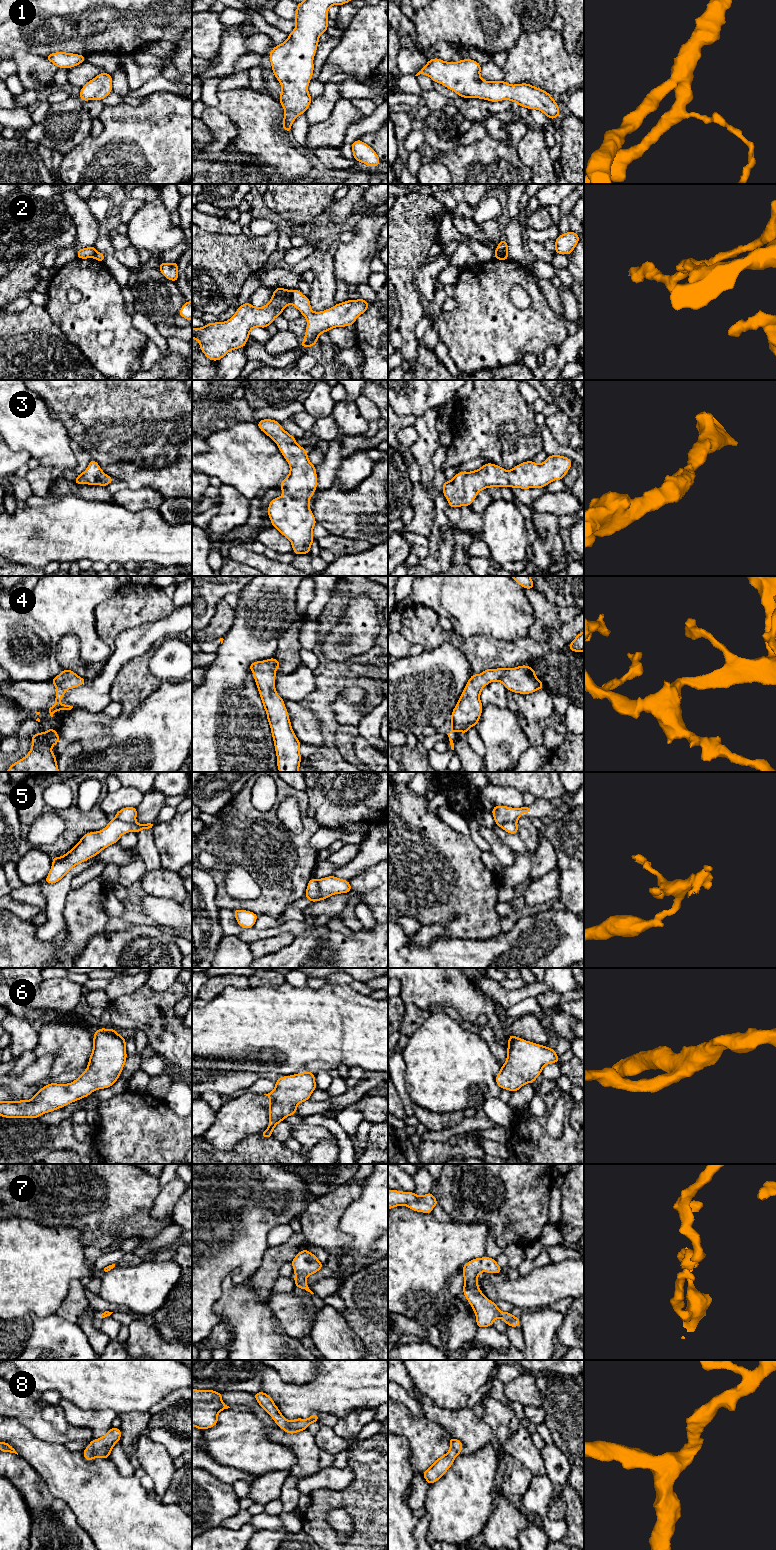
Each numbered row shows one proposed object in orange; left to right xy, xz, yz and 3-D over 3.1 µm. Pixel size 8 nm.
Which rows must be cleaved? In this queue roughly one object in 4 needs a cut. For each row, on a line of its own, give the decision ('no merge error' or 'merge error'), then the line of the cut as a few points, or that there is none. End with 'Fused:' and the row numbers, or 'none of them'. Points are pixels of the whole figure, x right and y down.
1: no merge error | no cut
2: merge error | xz (290, 290), (291, 303)
3: no merge error | no cut
4: no merge error | no cut
5: merge error | xz (317, 880), (321, 897), (311, 902)
6: no merge error | no cut
7: no merge error | no cut
8: no merge error | no cut
Fused: 2, 5

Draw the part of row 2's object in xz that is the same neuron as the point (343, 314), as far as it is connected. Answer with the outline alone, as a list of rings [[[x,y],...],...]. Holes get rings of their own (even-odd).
[[[291,290],[291,304],[298,309],[307,320],[307,327],[301,348],[313,347],[318,343],[318,336],[332,328],[354,325],[356,319],[369,307],[362,298],[347,300],[321,312],[311,310],[309,297],[299,290]]]

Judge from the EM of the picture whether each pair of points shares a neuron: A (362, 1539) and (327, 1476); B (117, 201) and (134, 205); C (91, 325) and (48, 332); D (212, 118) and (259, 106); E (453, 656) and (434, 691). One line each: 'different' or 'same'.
A: different
B: different
C: different
D: different
E: same

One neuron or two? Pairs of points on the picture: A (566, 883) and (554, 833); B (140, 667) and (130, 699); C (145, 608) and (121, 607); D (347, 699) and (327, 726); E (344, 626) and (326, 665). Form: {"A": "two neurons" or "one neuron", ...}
{"A": "one neuron", "B": "one neuron", "C": "one neuron", "D": "two neurons", "E": "two neurons"}

